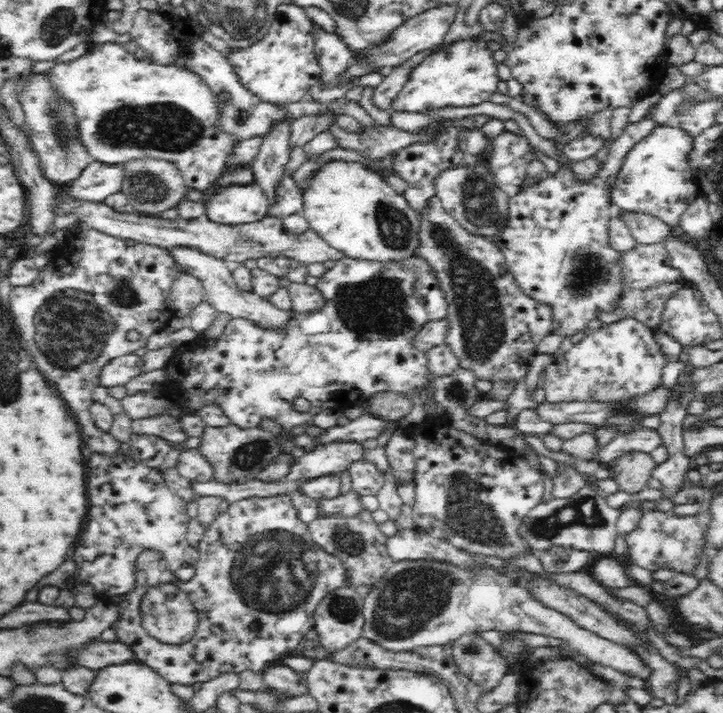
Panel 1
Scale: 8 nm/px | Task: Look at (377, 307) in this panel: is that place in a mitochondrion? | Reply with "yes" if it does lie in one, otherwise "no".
yes

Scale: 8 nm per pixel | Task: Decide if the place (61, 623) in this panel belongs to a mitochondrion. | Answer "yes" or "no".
no

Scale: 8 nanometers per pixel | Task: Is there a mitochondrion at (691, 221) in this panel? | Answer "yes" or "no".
no

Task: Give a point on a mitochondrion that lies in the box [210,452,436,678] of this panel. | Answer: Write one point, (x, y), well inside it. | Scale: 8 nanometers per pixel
(274, 570)

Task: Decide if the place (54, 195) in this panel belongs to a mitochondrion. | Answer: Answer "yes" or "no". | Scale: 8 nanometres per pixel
no

